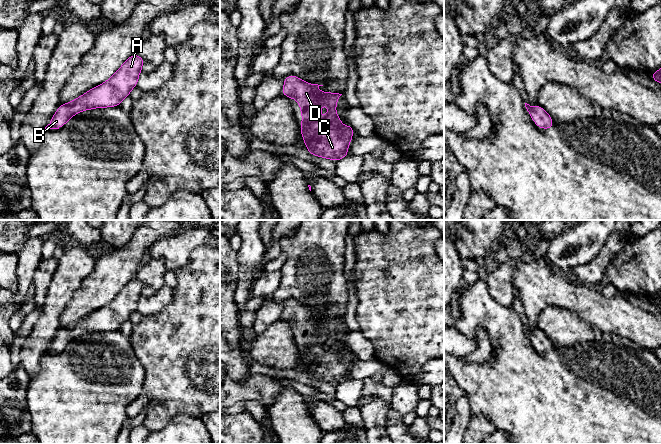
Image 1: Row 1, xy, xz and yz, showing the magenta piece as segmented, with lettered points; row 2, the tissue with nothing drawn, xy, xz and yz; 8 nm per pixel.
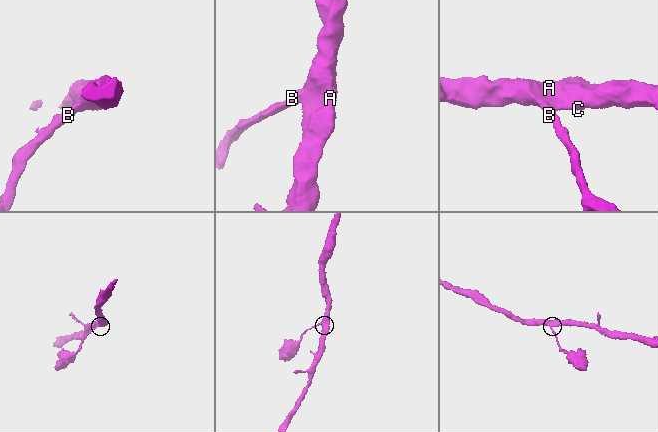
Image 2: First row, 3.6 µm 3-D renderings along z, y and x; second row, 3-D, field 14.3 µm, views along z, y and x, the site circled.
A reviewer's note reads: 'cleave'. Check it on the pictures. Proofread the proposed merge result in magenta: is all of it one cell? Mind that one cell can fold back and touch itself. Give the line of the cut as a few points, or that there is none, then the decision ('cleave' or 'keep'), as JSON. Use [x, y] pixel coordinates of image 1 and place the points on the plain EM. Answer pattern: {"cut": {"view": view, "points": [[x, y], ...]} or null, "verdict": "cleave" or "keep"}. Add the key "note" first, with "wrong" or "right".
{"note": "wrong", "cut": null, "verdict": "keep"}

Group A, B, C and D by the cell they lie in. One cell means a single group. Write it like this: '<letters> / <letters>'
A B C D

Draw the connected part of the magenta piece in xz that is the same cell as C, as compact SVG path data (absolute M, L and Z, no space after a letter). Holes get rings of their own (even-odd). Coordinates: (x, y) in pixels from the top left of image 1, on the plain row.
M294 299L285 301L283 306L284 311L280 319L288 320L290 323L295 323L299 326L300 336L302 338L300 356L304 364L303 366L307 370L306 374L314 380L327 382L335 386L349 380L347 373L353 362L354 352L351 349L342 350L342 344L337 339L336 329L342 318L320 316L318 312L323 309L307 307ZM325 326L329 331L329 335L325 342L321 343L319 332L323 331Z

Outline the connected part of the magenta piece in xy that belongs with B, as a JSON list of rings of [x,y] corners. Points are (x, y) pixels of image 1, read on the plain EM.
[[[136,277],[131,279],[107,305],[69,327],[61,328],[45,353],[59,353],[71,341],[84,334],[120,330],[131,314],[137,310],[144,286],[144,283]]]

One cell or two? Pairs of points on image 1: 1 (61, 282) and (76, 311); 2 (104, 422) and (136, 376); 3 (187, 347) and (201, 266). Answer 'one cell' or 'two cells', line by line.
1: two cells
2: one cell
3: one cell

